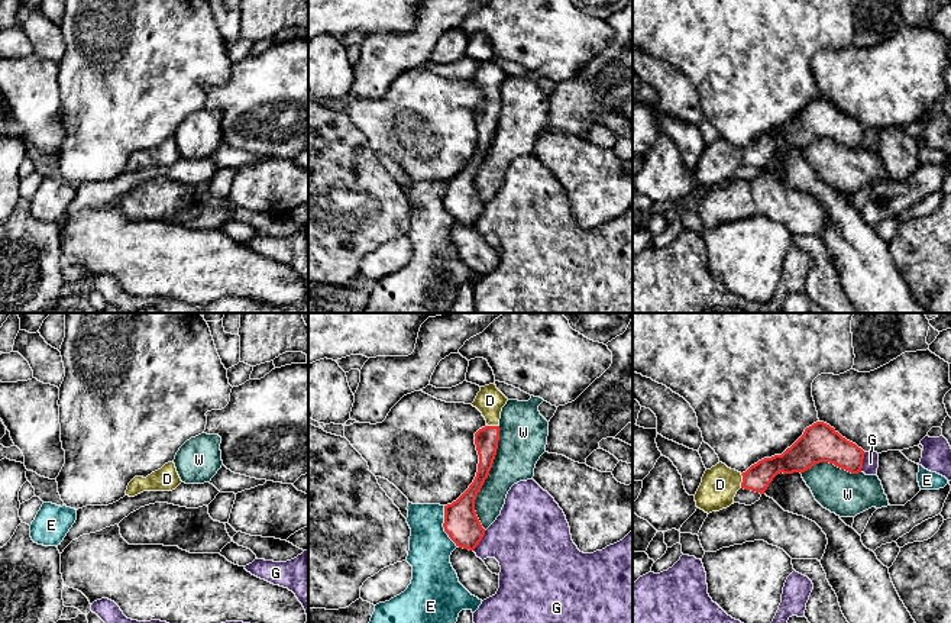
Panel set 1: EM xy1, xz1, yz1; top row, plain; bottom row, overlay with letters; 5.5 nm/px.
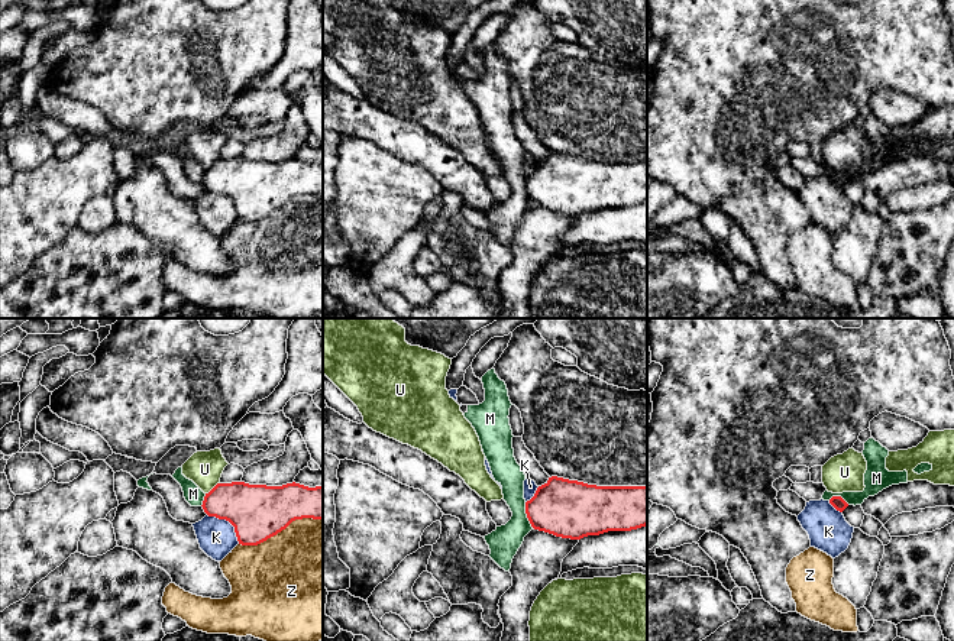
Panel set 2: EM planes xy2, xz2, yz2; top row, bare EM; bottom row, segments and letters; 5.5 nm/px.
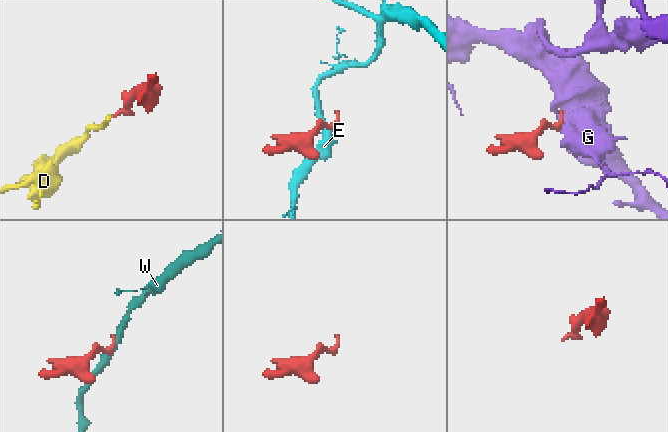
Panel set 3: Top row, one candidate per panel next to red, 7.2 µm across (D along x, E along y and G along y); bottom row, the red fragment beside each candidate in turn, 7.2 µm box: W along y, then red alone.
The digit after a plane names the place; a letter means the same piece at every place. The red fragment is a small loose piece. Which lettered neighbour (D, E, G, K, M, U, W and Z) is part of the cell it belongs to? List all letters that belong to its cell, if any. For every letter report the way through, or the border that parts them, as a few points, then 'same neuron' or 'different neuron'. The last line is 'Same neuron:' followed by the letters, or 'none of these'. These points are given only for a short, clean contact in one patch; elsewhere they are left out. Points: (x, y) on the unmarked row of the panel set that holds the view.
D: across yz1 (757, 152), (743, 157), (720, 160) | same neuron
E: along xz1 (443, 181), (443, 206), (456, 222) | different neuron
G: along xz1 (485, 206), (481, 216), (472, 225) | different neuron
K: along xy2 (207, 190), (225, 194), (233, 203), (239, 219) | different neuron
M: along xz2 (524, 178), (527, 196), (533, 203) | different neuron
U: along xy2 (219, 158), (206, 170) | different neuron
W: different neuron
Z: different neuron
Same neuron: D

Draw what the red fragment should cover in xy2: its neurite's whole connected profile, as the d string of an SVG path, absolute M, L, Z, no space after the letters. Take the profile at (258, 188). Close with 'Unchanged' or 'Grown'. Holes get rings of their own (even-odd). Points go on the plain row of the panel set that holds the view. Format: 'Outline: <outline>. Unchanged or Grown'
Outline: M217 159L201 182L208 192L229 197L239 220L258 221L295 195L323 195L323 162Z. Unchanged

